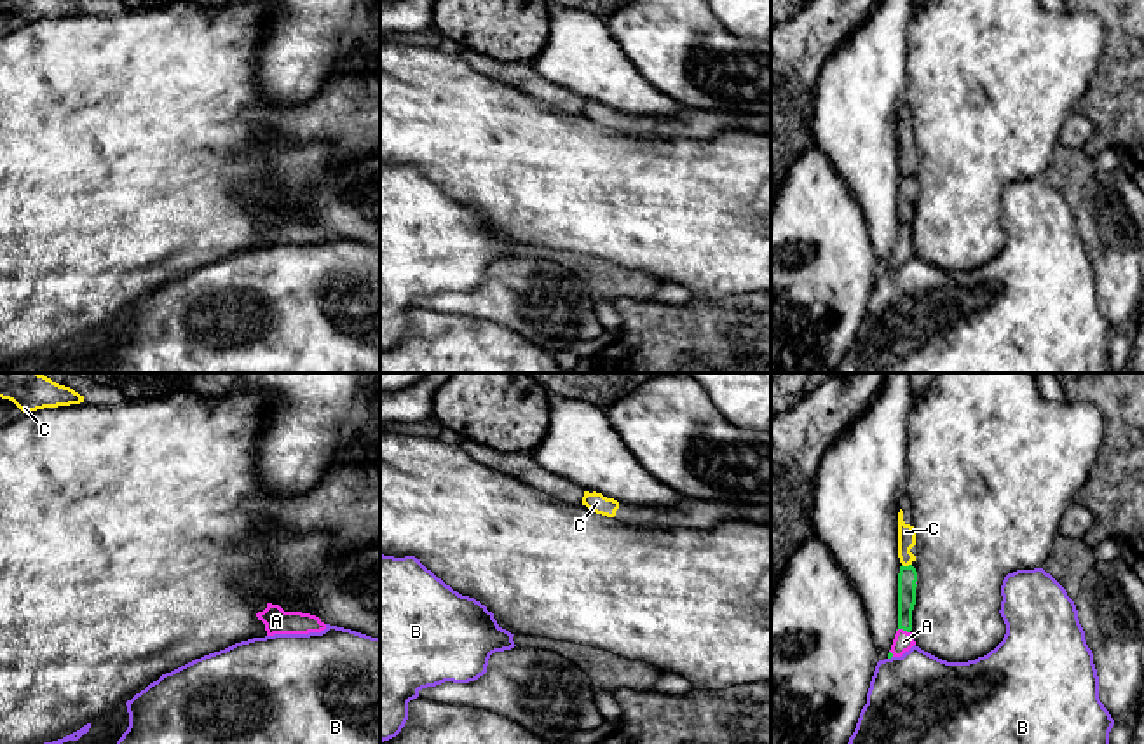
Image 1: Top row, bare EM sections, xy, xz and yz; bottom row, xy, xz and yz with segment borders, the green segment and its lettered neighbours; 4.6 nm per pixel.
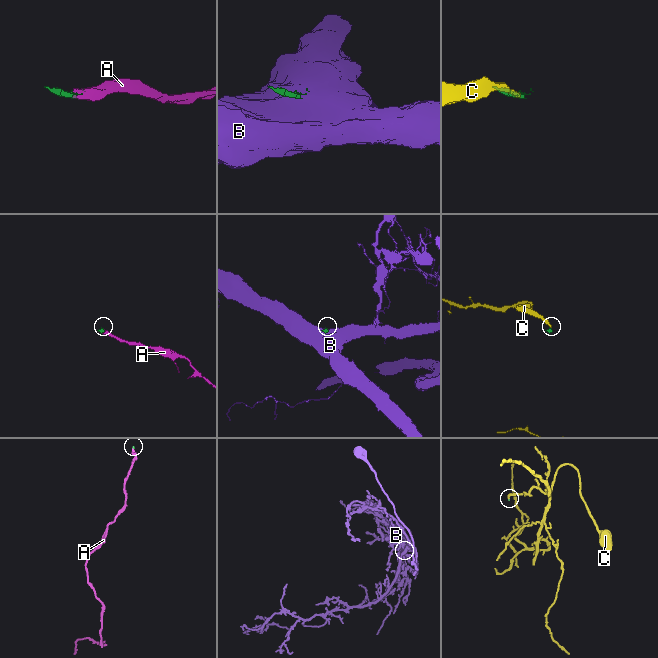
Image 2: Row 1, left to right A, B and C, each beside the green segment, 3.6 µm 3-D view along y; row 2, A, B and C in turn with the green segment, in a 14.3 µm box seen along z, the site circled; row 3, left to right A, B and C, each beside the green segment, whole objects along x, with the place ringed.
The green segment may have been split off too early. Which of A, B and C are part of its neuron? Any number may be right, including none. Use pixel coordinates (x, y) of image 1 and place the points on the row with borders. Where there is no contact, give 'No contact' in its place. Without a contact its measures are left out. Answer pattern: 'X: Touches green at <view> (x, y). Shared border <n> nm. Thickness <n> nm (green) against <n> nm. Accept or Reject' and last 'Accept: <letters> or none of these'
A: Touches green at yz (904, 629). Shared border 70 nm. Thickness 90 nm (green) against 90 nm. Accept
B: Touches green at yz (890, 657). Shared border 30 nm. Thickness 20 nm (green) against 420 nm. Reject
C: Touches green at yz (909, 565). Shared border 50 nm. Thickness 90 nm (green) against 80 nm. Reject
Accept: A

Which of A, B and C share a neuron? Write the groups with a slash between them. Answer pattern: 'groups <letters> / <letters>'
groups A / B / C

